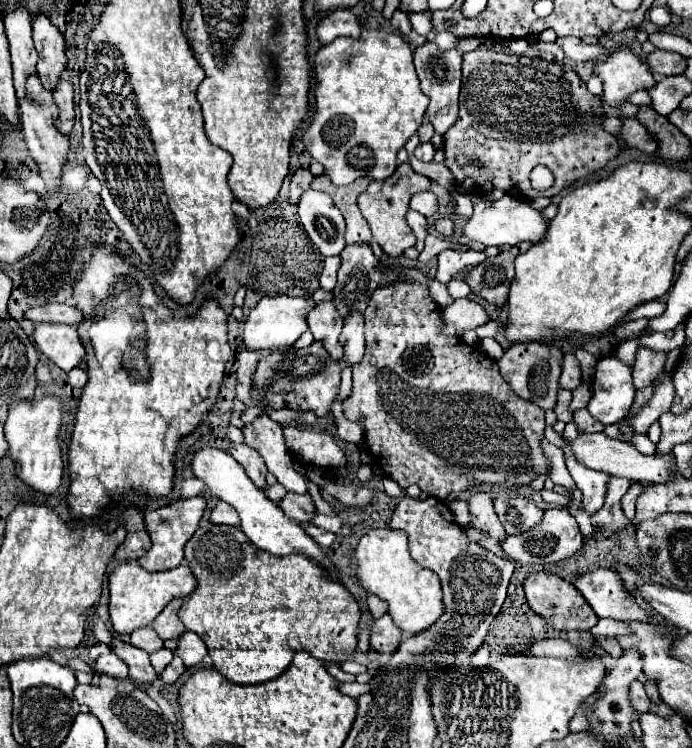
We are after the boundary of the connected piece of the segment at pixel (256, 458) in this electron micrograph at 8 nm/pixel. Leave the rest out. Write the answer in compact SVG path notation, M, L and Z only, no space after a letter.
M239 443L239 445L231 445L231 451L229 451L229 453L243 465L243 469L245 469L247 475L249 475L249 479L251 479L259 489L267 489L267 483L265 483L267 467L265 467L263 457L261 457L255 449L249 449L249 445Z

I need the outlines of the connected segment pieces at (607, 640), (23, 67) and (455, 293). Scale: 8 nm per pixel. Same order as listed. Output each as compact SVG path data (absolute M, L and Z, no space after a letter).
M595 637L595 641L597 641L597 645L599 645L601 649L605 649L605 653L609 653L611 657L619 658L619 655L621 655L621 645L617 643L615 637Z
M13 7L5 13L5 33L9 41L11 65L13 65L13 83L17 91L17 99L25 97L25 77L35 73L37 65L37 51L31 39L31 19L25 7Z
M451 279L449 283L447 283L447 291L449 291L449 295L453 297L453 299L459 299L459 297L467 297L469 293L471 293L471 289L469 289L469 285L465 283L465 281L461 281L461 279Z

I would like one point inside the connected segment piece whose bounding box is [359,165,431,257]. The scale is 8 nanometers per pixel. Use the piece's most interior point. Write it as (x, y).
(385, 203)

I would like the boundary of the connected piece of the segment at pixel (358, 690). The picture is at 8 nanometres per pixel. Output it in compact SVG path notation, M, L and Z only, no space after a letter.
M355 681L355 683L343 683L343 685L341 685L341 691L343 691L345 695L357 699L357 697L369 693L369 691L371 691L371 685L361 685L361 683L357 683L357 681Z

